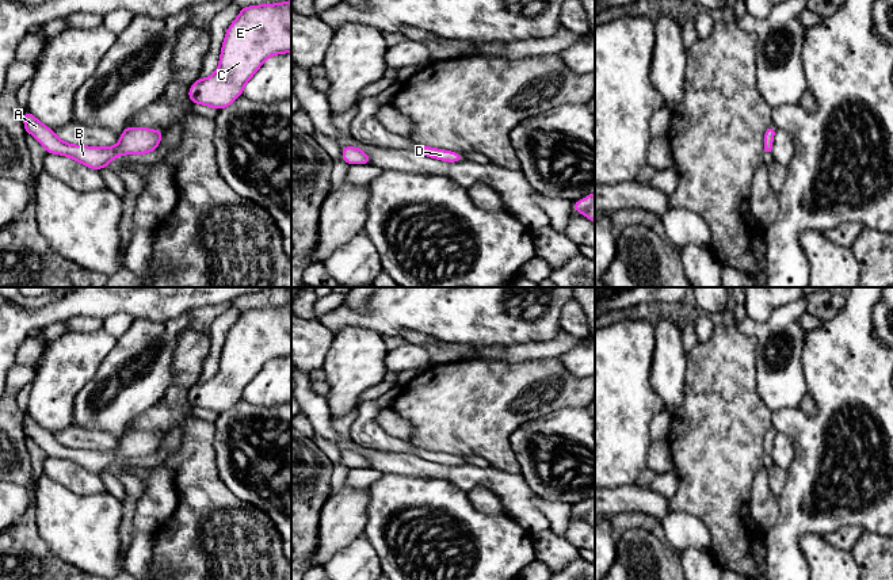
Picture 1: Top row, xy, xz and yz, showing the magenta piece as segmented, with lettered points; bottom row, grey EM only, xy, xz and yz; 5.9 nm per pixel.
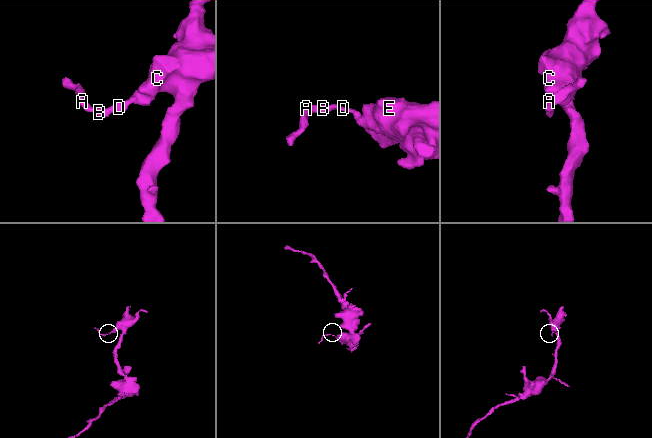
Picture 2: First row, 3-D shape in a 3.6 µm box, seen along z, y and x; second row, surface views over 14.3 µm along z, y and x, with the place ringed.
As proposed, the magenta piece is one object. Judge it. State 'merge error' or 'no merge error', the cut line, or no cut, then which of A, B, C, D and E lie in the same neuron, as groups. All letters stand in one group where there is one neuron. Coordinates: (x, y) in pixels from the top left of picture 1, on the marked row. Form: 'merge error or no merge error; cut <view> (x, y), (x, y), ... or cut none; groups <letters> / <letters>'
no merge error; cut none; groups A B C D E

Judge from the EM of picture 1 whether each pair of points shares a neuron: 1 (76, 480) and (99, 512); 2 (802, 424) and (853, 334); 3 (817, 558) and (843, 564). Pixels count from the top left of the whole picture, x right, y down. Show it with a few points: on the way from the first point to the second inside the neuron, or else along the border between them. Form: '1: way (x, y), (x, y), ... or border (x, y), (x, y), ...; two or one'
1: border (57, 483), (76, 493), (105, 492); two
2: way (827, 409), (846, 390), (846, 358); one
3: way (824, 560), (828, 564), (836, 564); one

